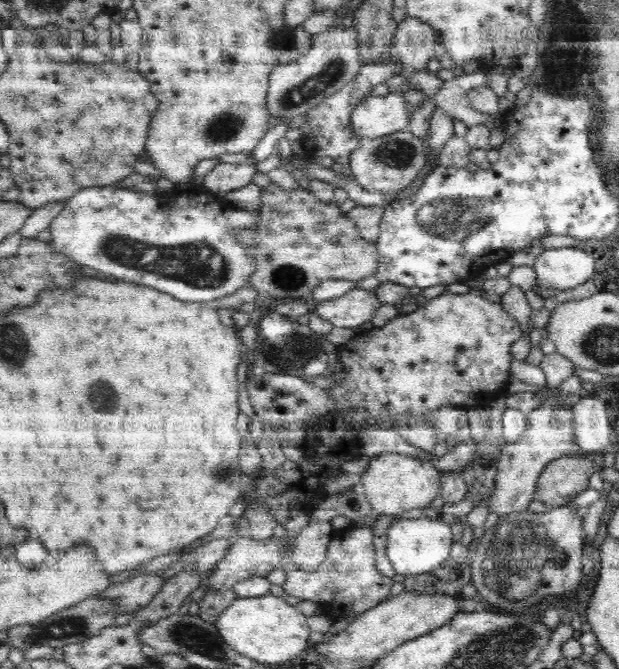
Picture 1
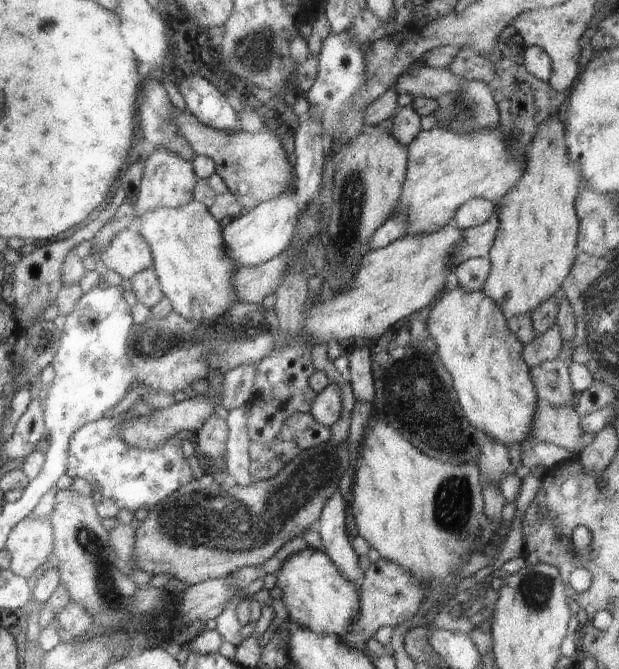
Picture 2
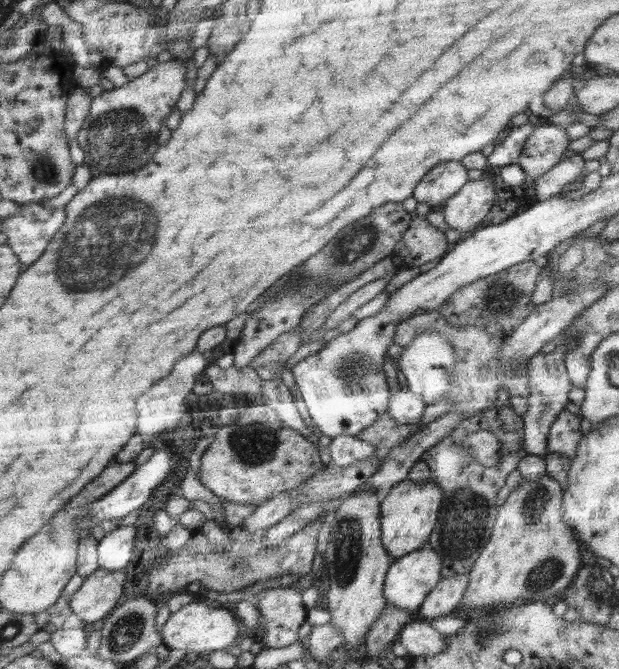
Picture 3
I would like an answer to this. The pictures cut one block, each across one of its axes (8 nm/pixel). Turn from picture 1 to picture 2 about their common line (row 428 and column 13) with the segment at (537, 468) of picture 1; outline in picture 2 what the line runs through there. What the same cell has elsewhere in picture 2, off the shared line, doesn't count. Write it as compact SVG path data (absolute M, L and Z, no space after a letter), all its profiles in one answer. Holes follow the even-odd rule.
M29 515L12 528L8 534L5 549L10 554L9 569L14 575L32 580L32 574L48 560L48 556L52 554L52 526L49 520L40 520Z

